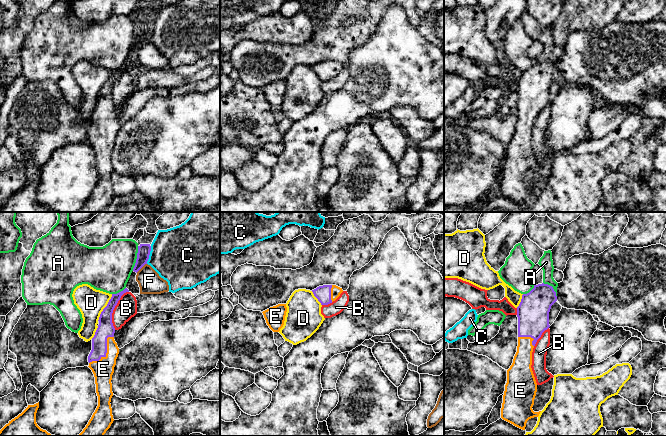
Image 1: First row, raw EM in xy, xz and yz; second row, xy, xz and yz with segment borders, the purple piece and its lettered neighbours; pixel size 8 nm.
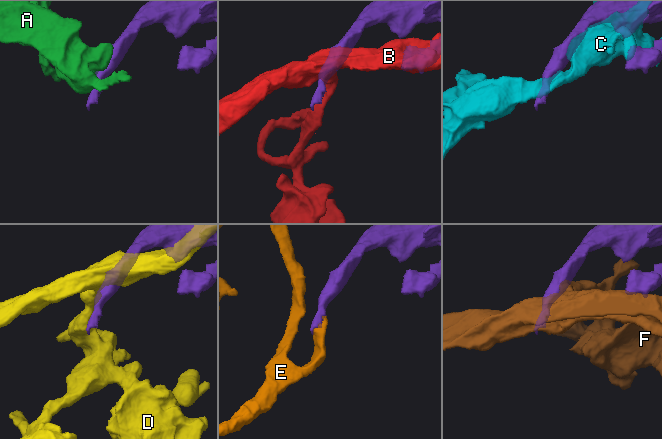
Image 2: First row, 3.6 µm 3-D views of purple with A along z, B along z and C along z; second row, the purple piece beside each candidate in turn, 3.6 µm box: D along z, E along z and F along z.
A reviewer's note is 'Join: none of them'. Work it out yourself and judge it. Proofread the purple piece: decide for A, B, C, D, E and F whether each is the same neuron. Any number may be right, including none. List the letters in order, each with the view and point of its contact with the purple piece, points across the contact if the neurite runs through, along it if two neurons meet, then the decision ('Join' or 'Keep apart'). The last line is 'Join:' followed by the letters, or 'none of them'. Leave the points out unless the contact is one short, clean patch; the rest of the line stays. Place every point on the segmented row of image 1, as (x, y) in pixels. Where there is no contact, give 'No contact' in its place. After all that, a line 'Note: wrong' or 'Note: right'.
A: Touches purple at xy (137, 258). Keep apart
B: Touches purple at xy (113, 309). Keep apart
C: Touches purple at xy (149, 254). Keep apart
D: Touches purple at xy (105, 307). Keep apart
E: Touches purple at xy (106, 352). Path across: xy (105, 329), (106, 352), (103, 357), (103, 369). Join
F: Touches purple at xy (141, 267). Keep apart
Join: E
Note: wrong

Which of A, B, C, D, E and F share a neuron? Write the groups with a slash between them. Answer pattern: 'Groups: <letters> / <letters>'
Groups: A / B / C / D / E / F

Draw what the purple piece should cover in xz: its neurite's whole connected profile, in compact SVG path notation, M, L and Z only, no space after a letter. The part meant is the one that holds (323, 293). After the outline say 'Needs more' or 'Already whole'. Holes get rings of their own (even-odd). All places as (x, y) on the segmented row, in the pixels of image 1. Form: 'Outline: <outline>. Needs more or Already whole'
Outline: M323 285L312 290L312 292L321 305L328 305L335 301L343 290L336 285Z. Needs more

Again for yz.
Outline: M542 283L523 294L517 307L518 346L513 363L507 370L501 418L522 430L529 419L538 417L541 412L532 409L537 392L531 368L532 352L542 333L550 327L549 312L556 301L553 287Z. Needs more

